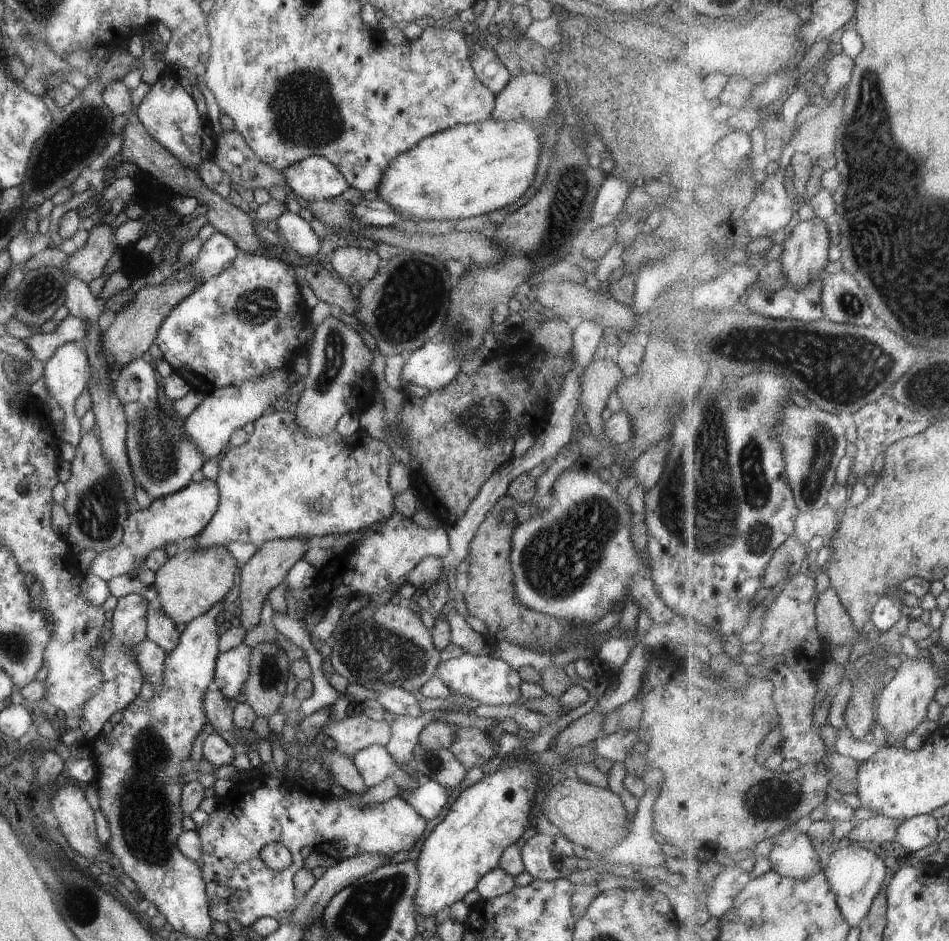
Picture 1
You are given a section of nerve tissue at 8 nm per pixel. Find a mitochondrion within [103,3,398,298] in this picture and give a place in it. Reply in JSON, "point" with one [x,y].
{"point":[306,111]}

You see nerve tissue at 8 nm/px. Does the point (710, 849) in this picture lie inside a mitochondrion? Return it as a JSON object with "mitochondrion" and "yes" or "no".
{"mitochondrion":"no"}

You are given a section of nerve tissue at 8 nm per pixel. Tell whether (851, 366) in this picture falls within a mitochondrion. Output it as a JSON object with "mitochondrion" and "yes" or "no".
{"mitochondrion":"yes"}

